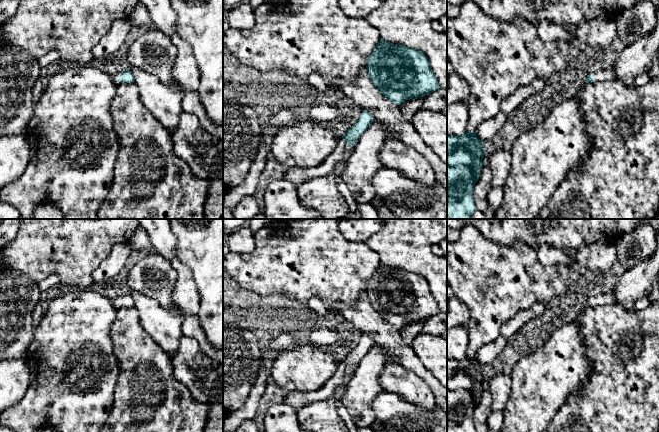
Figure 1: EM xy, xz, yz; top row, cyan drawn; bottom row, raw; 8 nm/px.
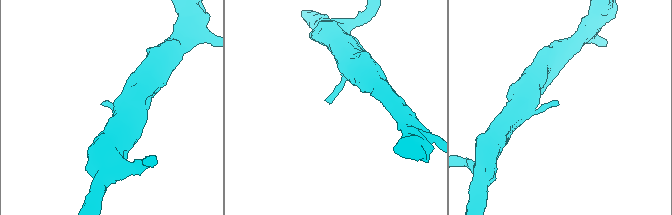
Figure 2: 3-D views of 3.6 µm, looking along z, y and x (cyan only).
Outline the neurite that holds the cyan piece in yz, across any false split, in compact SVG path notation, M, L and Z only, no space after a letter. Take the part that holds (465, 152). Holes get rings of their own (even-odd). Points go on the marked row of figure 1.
M474 132L447 135L447 219L472 219L477 210L473 191L480 178L484 155L484 141Z

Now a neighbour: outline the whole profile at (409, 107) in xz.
M421 96L417 99L406 100L404 103L399 105L403 117L411 122L415 113L421 108L422 103L426 96Z

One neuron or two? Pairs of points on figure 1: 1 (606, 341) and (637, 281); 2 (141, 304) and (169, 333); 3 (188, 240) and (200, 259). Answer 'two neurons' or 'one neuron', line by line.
1: two neurons
2: one neuron
3: one neuron

